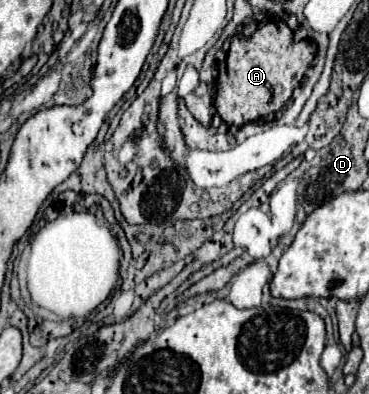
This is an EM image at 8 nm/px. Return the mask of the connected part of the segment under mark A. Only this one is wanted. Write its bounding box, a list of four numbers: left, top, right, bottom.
[215,21,317,125]

